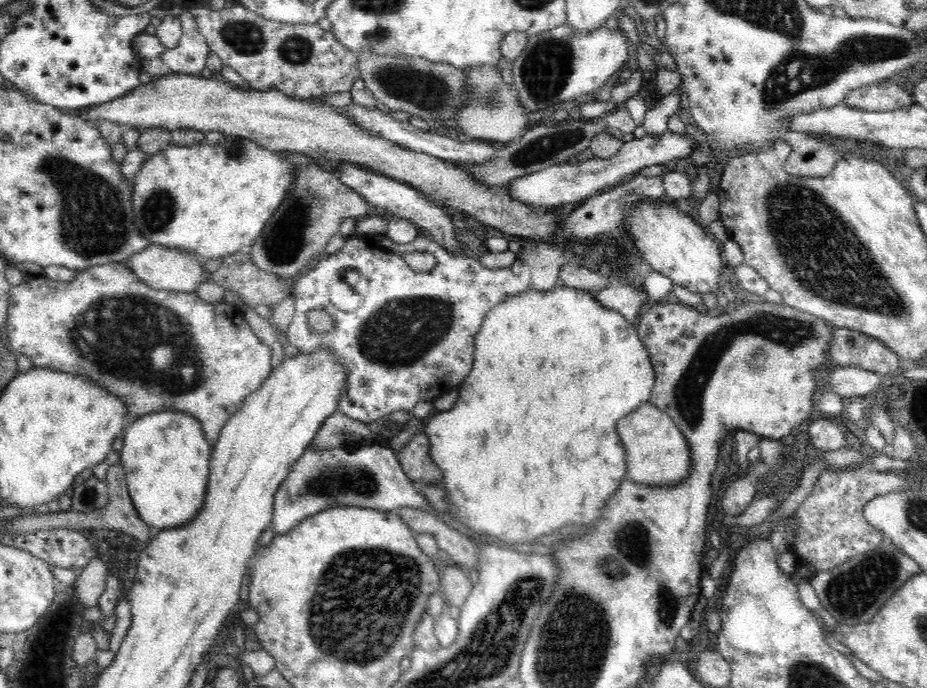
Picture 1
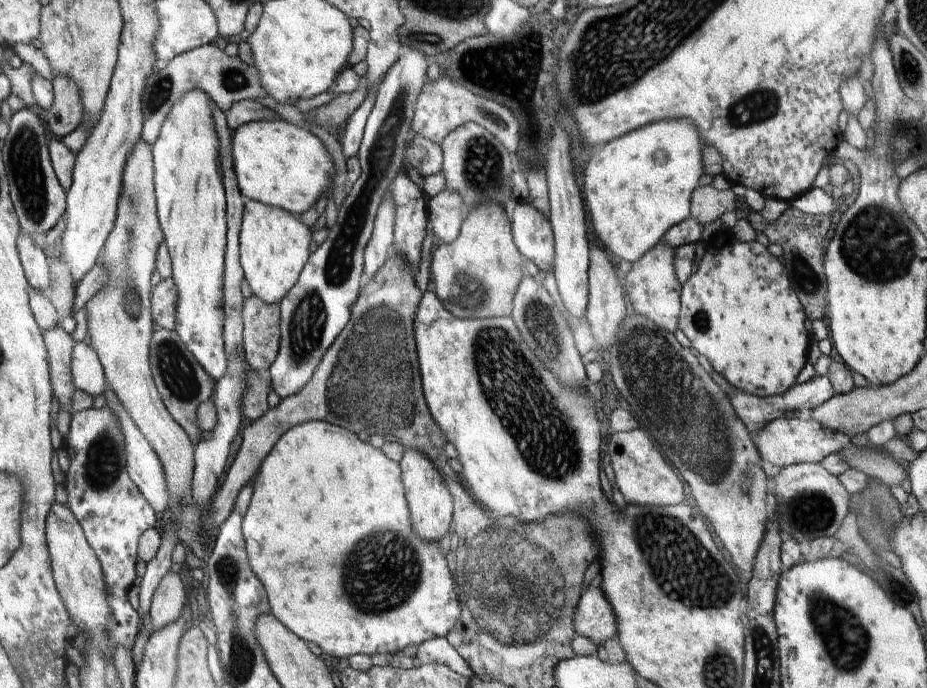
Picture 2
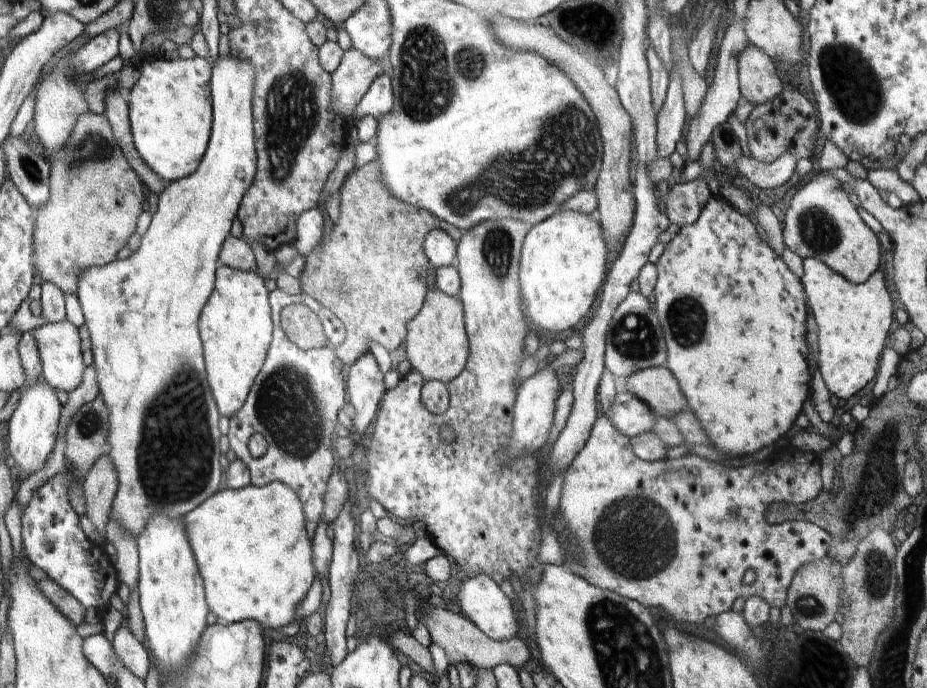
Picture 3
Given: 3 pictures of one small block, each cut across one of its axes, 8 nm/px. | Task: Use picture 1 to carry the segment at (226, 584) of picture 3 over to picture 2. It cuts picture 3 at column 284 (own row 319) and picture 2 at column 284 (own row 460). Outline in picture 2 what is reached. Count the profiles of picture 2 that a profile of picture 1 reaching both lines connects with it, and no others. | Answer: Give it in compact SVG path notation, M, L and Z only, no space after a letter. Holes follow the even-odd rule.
M308 421L294 425L280 437L270 454L264 459L252 483L253 493L241 528L248 560L255 575L265 586L271 613L296 636L306 642L318 644L323 652L336 658L348 658L352 655L371 657L378 652L380 654L395 653L398 650L404 650L406 646L420 646L436 637L444 638L456 626L461 617L461 608L446 557L439 543L424 542L422 538L414 534L400 465L390 460L381 449L363 442L358 439L356 433L338 425L326 421Z

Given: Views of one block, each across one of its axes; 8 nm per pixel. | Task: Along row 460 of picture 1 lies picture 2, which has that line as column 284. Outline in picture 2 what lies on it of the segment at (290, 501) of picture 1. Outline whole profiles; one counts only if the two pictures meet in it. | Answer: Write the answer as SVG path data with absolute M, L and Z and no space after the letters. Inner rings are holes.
M407 47L404 54L399 56L397 62L387 70L378 88L373 109L367 118L363 138L356 155L361 164L361 176L353 184L350 193L345 196L344 202L337 207L337 221L330 229L326 241L318 245L318 249L310 254L296 284L279 302L281 310L279 351L267 373L271 376L269 383L273 394L278 395L281 399L287 399L289 396L299 393L308 384L324 354L352 318L351 308L360 296L360 280L364 279L363 254L373 233L379 204L394 177L400 170L403 170L401 160L404 158L404 149L409 145L410 134L408 132L410 132L415 115L415 102L427 81L427 68L427 57L415 48Z

